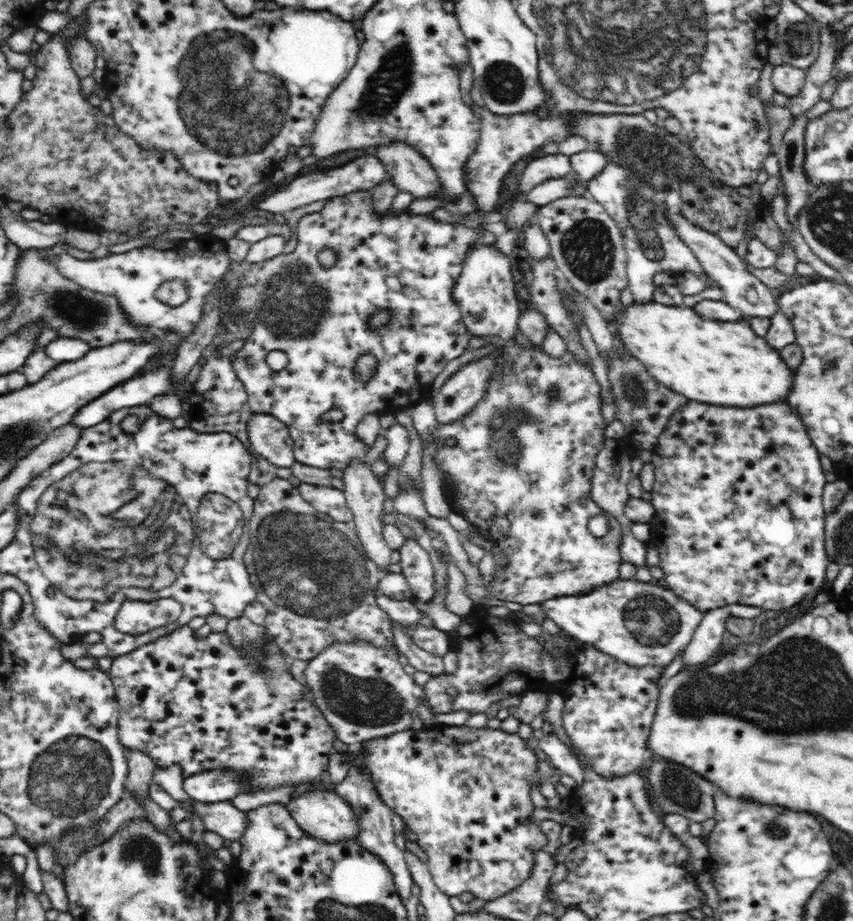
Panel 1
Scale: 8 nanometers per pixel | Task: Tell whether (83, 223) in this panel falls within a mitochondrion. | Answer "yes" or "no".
no

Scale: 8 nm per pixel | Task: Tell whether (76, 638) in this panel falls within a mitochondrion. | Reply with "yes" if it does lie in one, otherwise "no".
no

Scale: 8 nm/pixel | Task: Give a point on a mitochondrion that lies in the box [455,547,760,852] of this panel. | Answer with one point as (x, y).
(649, 619)

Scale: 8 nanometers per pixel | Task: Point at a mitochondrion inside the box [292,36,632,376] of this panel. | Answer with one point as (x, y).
(392, 79)

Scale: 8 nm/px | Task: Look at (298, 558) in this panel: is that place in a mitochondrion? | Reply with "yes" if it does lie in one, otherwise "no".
yes

